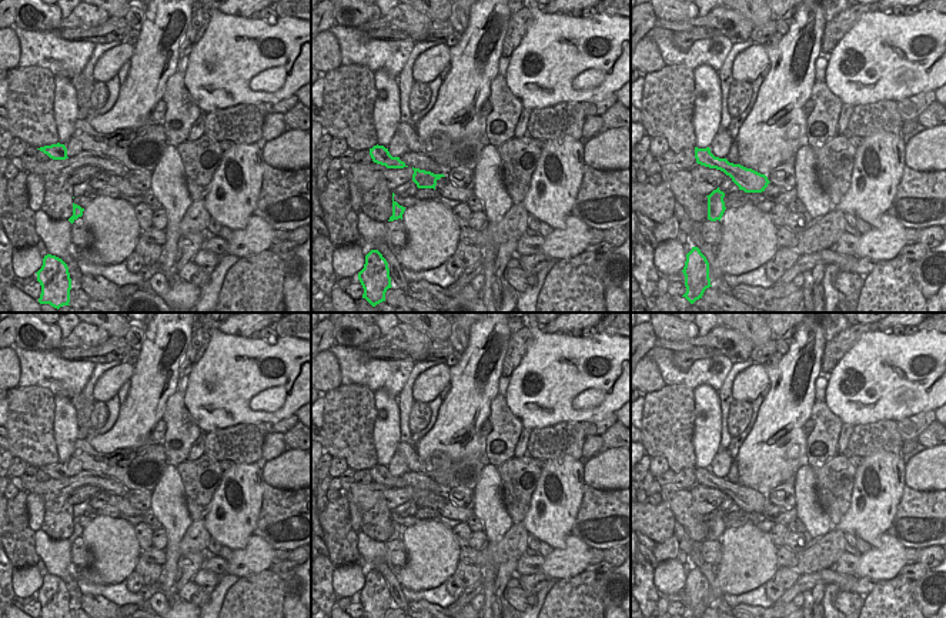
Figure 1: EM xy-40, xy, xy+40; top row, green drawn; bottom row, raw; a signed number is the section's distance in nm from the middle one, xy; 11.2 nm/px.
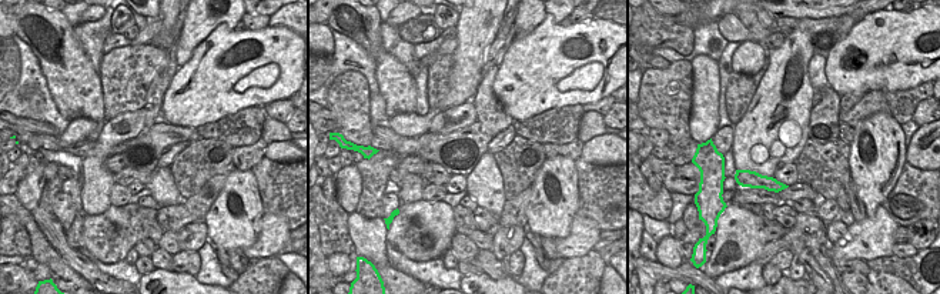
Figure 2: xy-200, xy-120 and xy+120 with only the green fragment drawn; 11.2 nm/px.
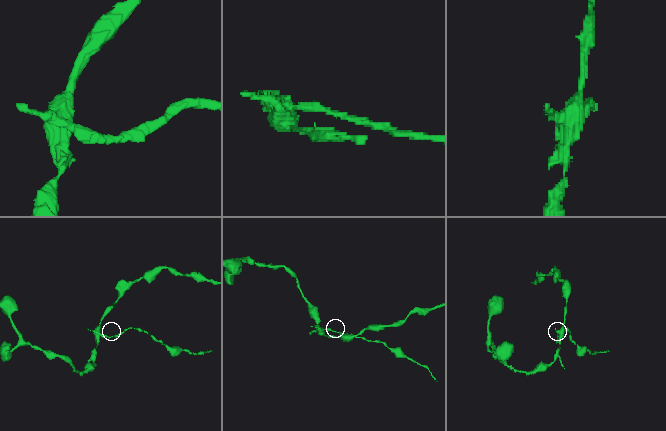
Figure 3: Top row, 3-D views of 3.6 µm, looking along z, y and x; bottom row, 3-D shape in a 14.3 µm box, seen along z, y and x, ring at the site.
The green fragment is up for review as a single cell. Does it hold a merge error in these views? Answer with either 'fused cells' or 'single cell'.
fused cells

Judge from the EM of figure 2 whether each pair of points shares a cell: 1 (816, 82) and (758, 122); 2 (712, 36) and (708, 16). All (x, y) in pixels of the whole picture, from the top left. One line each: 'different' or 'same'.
1: different
2: different

